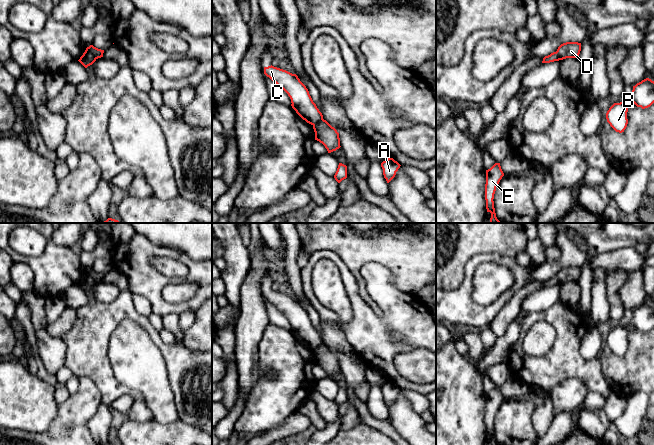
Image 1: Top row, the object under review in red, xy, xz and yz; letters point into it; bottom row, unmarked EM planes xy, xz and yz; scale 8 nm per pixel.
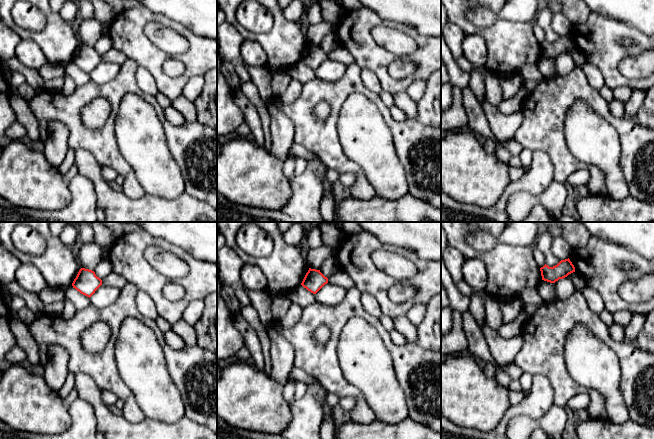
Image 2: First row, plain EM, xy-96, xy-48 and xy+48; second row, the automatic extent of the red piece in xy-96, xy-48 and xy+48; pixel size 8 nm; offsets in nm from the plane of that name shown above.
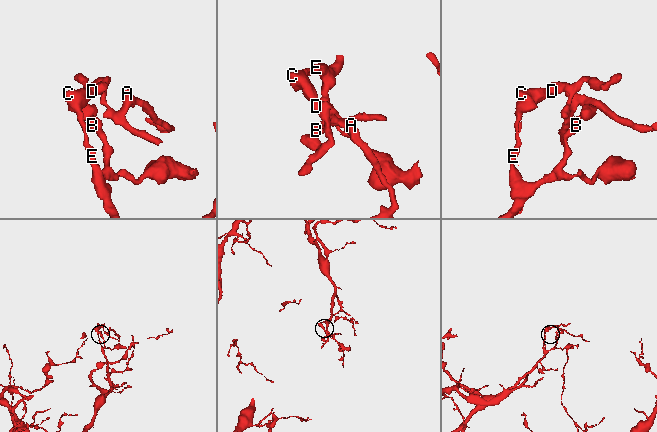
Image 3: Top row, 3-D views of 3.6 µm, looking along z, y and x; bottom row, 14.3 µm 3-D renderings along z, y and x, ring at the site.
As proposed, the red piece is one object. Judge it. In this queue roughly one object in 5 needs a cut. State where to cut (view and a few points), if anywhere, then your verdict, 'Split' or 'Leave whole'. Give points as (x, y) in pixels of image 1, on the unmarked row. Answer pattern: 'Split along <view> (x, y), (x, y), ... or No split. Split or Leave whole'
Split along xy (86, 272), (97, 282). Split

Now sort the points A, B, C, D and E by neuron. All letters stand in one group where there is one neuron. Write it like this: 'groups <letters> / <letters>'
groups A D / B C E

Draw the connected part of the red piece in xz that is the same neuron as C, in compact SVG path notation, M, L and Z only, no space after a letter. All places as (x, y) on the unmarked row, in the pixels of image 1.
M272 289L264 291L264 298L288 318L292 332L303 344L314 349L323 343L323 339L313 326L308 313L296 298Z

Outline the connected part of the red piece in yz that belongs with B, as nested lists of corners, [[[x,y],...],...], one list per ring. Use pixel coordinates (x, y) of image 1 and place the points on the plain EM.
[[[649,302],[642,304],[633,310],[631,320],[623,326],[614,327],[606,337],[607,346],[619,357],[627,351],[627,336],[629,328],[633,326],[642,333],[650,331],[654,327],[654,305]]]

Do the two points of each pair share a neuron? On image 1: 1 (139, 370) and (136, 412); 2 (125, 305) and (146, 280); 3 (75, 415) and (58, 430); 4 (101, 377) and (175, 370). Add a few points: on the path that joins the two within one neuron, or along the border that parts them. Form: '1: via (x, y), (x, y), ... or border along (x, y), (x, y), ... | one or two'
1: border along (117, 379), (126, 386), (138, 391), (151, 411) | two
2: border along (127, 289), (132, 293) | two
3: via (71, 419), (62, 428) | one
4: via (100, 344), (118, 315), (134, 315), (155, 337) | one

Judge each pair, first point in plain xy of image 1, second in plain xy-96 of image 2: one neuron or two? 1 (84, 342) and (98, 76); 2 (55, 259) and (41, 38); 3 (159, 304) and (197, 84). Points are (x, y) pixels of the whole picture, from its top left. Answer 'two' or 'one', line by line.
1: two
2: one
3: two

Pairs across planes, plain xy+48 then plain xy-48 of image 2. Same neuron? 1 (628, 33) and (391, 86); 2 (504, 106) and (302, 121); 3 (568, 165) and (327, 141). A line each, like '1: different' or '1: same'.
1: same
2: different
3: same

